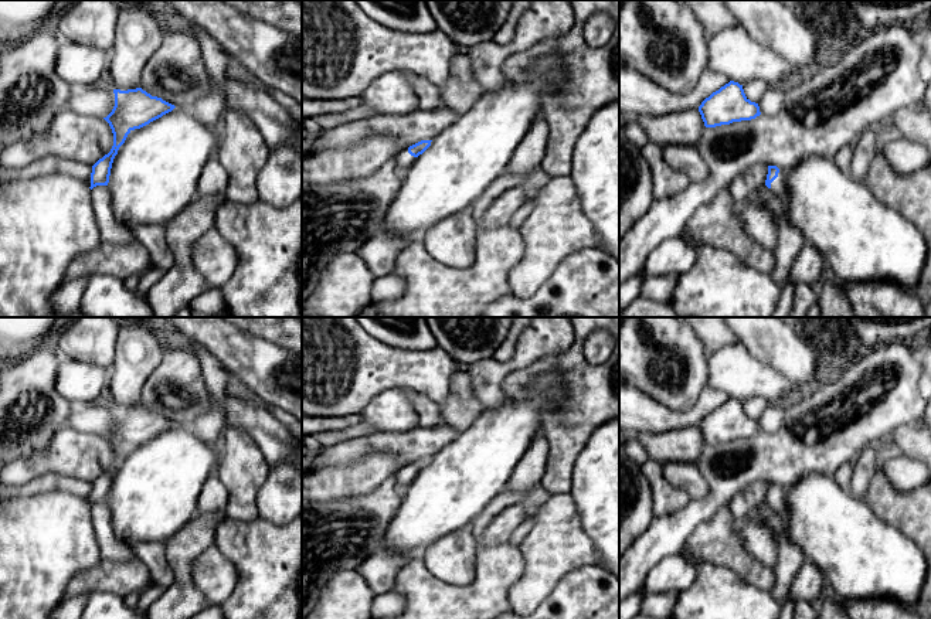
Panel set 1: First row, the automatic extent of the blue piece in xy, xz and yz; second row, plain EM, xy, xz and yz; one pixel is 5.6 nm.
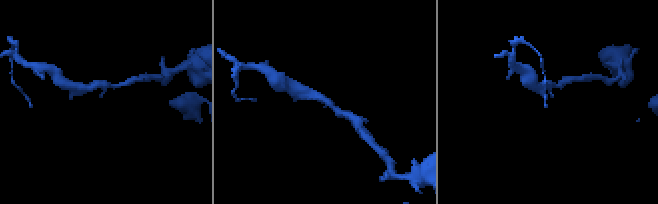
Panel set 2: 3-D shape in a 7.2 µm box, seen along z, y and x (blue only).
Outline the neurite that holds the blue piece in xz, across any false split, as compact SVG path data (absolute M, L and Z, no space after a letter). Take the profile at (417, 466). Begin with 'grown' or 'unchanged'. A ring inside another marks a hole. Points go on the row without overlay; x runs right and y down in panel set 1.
grown | M421 458L408 466L398 469L398 472L394 475L398 493L402 494L411 486L417 475L431 463L431 459L432 458Z

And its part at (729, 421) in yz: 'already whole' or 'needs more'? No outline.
already whole

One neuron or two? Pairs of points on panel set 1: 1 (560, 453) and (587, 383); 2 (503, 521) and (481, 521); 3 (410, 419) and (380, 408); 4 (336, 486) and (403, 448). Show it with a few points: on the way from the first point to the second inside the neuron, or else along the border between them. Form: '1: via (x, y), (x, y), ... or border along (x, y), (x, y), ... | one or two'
1: via (577, 436), (588, 424), (588, 400) | one
2: border along (517, 503), (506, 506), (485, 529), (486, 547) | two
3: via (403, 418), (387, 412) | one
4: border along (357, 458), (370, 452), (387, 452), (400, 468) | two

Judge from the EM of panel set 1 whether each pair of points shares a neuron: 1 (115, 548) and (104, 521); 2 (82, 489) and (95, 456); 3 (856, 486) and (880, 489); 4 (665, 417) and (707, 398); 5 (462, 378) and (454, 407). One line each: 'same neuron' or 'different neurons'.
1: same neuron
2: different neurons
3: different neurons
4: same neuron
5: same neuron

